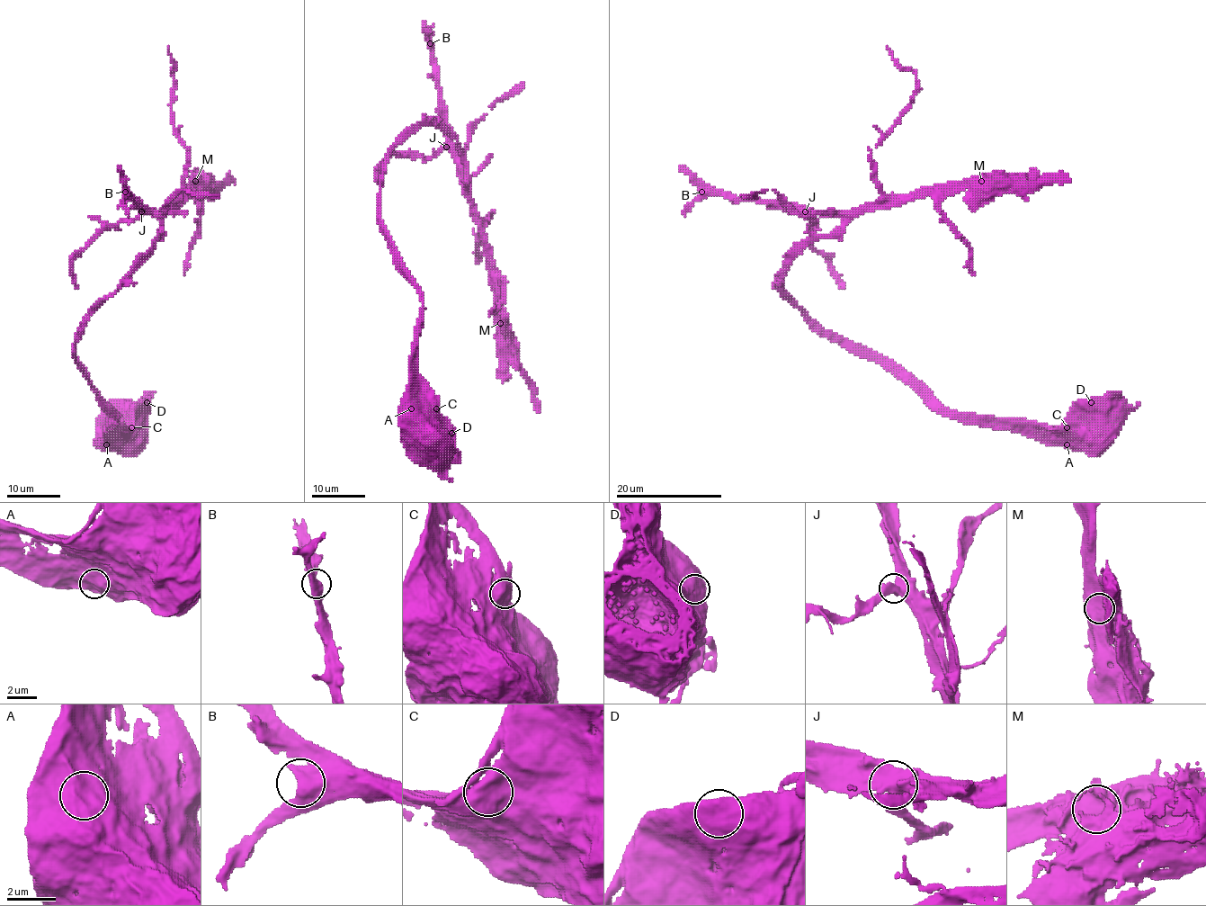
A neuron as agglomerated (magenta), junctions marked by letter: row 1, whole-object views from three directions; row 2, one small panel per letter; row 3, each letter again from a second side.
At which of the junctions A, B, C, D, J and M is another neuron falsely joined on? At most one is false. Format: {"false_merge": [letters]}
{"false_merge": ["M"]}

